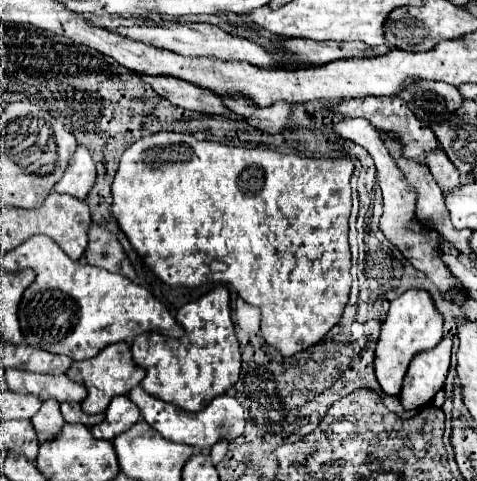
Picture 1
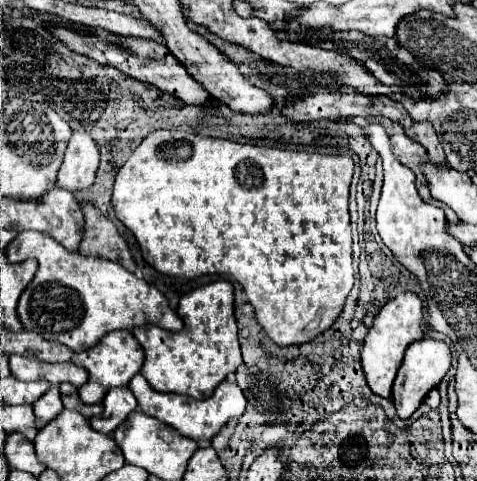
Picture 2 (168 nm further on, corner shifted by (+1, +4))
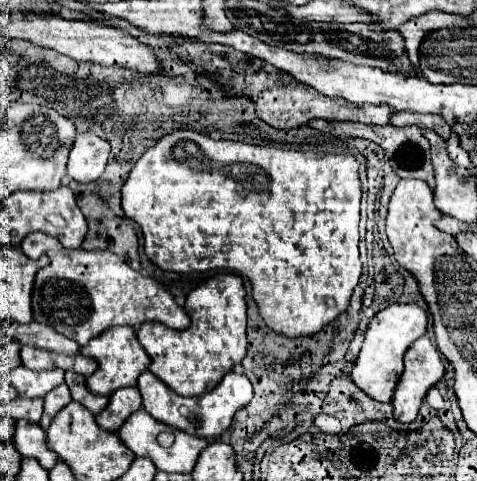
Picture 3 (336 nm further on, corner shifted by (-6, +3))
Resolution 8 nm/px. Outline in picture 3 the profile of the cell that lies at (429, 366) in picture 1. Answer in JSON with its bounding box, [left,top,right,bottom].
[391,337,445,423]

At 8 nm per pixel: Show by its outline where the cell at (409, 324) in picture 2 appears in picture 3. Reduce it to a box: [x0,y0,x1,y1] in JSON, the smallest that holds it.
[351,303,427,403]

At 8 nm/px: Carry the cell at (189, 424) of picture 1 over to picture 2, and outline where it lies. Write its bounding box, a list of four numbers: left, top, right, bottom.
[130,374,246,440]

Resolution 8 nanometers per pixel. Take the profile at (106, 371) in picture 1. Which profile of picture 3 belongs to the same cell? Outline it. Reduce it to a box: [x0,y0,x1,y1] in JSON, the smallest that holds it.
[81,327,149,397]

